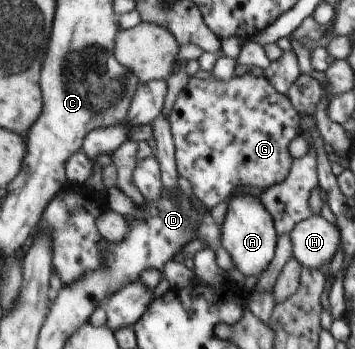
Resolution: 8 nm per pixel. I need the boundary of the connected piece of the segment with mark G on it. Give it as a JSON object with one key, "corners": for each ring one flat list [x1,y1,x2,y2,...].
{"corners":[[247,71,227,81,189,78,174,100,168,122,177,173,189,181,193,195,207,211,228,199,237,187,266,189,283,182,292,165,288,143,300,133,300,118,288,96,277,93,263,75,254,76]]}

